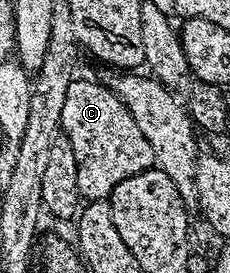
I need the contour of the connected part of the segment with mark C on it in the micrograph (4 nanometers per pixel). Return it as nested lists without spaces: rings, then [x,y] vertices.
[[[75,80],[67,88],[61,117],[63,136],[75,148],[75,164],[79,176],[79,192],[85,200],[105,200],[123,180],[144,170],[154,169],[151,144],[139,132],[131,112],[100,81]]]

